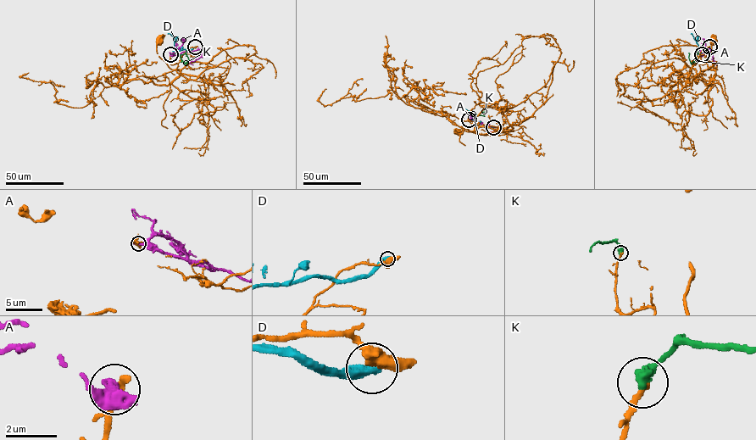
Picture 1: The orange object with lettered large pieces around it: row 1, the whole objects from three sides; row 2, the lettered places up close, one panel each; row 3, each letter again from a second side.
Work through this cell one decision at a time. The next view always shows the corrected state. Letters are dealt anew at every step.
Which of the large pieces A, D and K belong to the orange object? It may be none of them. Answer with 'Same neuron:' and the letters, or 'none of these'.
Same neuron: K

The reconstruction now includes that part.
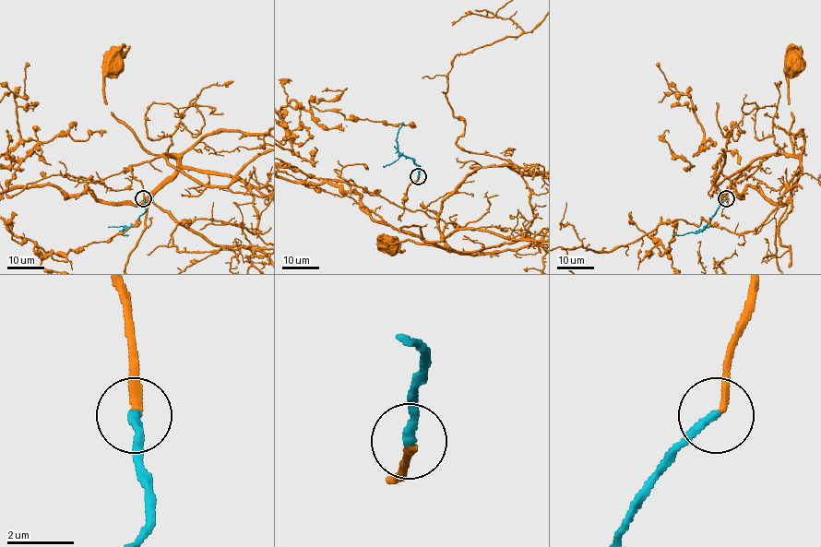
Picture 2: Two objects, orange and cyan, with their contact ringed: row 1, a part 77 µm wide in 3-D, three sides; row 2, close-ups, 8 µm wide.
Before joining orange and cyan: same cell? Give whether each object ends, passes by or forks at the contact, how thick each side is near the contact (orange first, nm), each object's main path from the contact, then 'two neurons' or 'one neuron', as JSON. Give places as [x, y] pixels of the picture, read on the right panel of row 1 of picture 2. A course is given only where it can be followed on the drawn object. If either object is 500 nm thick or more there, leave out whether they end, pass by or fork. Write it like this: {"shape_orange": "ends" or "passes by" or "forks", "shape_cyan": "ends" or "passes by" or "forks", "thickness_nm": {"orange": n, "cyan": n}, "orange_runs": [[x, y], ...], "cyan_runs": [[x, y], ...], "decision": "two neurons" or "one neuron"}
{"shape_orange": "ends", "shape_cyan": "ends", "thickness_nm": {"orange": 240, "cyan": 280}, "orange_runs": [[726, 198], [730, 183], [743, 171], [769, 155], [800, 155], [794, 154], [790, 135], [791, 64]], "cyan_runs": [[726, 199], [711, 221], [697, 232], [672, 235]], "decision": "one neuron"}

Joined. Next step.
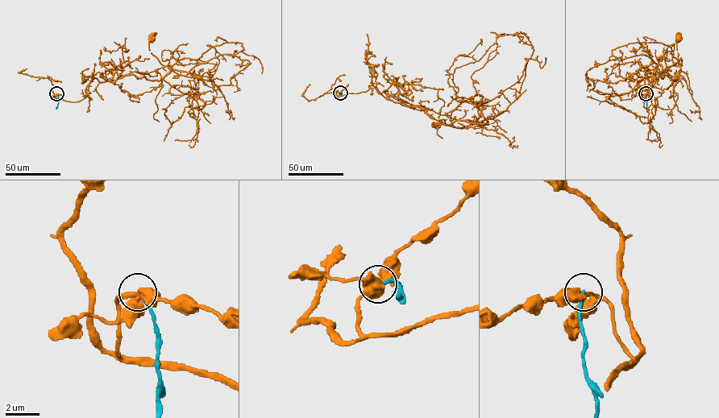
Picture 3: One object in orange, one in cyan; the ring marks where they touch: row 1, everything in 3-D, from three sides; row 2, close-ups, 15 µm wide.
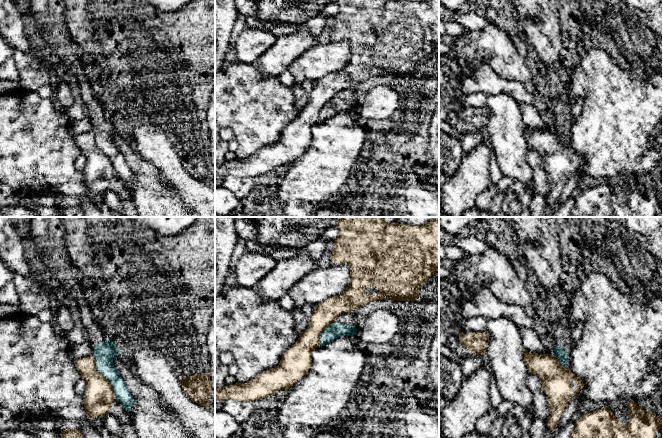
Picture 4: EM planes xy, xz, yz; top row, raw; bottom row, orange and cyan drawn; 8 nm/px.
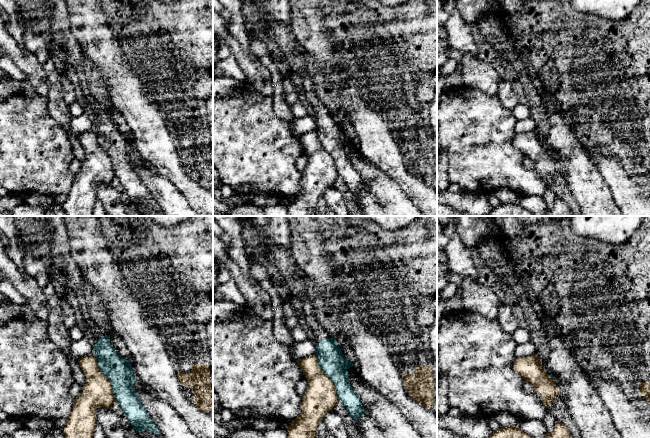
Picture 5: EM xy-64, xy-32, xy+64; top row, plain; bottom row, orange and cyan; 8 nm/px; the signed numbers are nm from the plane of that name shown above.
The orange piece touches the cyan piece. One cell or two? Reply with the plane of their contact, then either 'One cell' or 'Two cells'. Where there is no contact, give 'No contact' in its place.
Touches orange in xy. Two cells

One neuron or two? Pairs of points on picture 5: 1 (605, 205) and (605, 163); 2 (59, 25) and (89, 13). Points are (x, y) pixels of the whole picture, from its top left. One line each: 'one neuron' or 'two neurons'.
1: two neurons
2: two neurons

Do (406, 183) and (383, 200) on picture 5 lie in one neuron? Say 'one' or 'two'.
two

